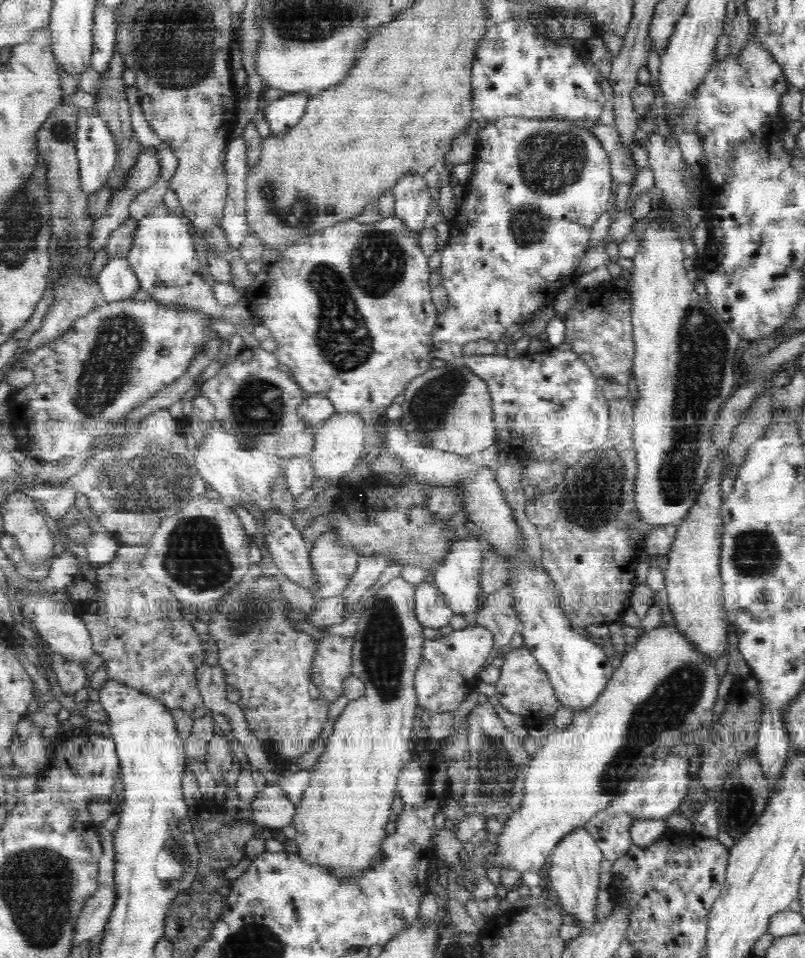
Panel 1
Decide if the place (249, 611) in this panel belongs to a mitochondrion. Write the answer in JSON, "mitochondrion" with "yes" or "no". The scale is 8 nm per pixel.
{"mitochondrion":"yes"}

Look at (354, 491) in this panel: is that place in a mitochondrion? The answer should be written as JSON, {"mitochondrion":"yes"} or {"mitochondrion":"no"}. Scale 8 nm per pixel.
{"mitochondrion":"no"}

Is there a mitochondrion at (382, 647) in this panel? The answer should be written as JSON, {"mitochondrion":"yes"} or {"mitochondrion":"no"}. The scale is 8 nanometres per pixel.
{"mitochondrion":"yes"}

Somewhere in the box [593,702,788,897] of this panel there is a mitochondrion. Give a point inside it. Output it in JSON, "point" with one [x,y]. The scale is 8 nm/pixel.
{"point":[736,821]}

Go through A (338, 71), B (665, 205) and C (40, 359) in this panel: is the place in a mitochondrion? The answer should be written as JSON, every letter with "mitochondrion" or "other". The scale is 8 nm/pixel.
{"A":"other","B":"mitochondrion","C":"other"}

